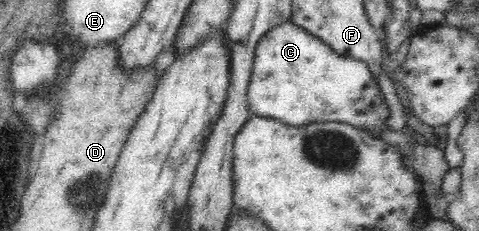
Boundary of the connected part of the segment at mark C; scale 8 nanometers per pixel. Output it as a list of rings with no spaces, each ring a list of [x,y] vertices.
[[[291,21],[276,25],[260,37],[246,95],[252,115],[278,119],[286,125],[340,122],[364,130],[387,131],[384,123],[390,111],[368,66],[360,60],[338,56],[324,42]]]

